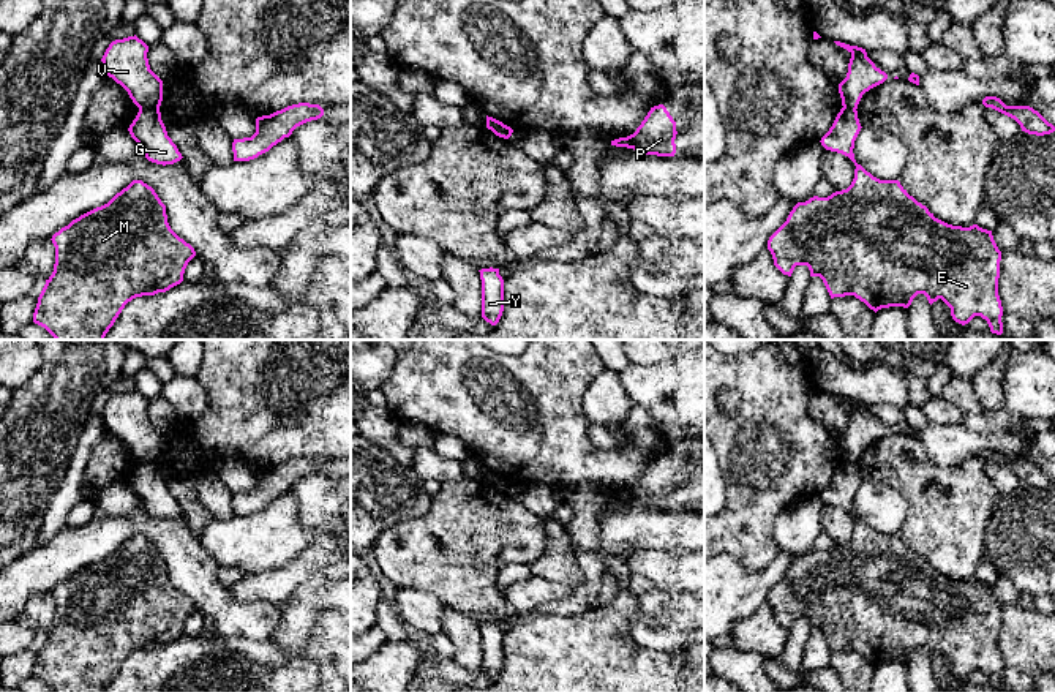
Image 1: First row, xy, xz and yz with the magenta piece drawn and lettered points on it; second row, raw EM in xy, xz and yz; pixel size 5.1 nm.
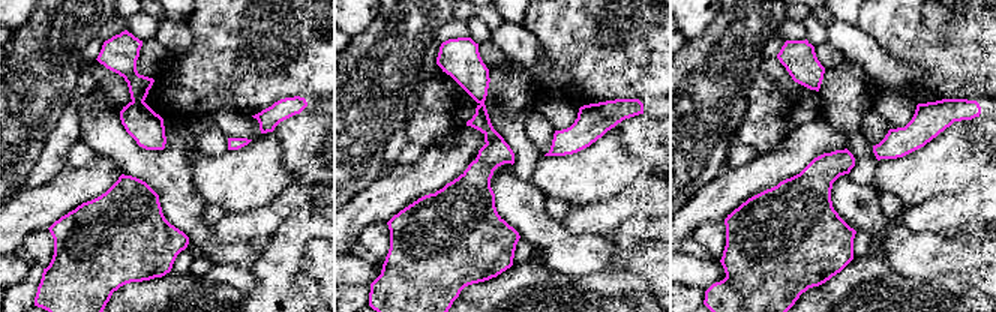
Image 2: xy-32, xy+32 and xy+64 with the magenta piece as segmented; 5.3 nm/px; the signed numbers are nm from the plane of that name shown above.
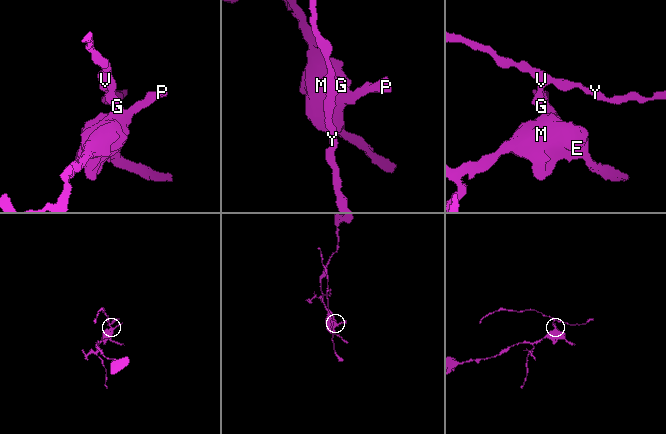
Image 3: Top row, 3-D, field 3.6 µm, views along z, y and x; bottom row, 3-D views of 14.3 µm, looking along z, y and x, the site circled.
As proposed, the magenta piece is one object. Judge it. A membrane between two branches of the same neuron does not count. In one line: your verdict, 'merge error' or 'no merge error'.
merge error

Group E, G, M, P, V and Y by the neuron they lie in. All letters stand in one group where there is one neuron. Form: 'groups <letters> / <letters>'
groups E G M P / V Y

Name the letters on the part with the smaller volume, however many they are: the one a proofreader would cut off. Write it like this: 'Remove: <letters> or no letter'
Remove: V, Y

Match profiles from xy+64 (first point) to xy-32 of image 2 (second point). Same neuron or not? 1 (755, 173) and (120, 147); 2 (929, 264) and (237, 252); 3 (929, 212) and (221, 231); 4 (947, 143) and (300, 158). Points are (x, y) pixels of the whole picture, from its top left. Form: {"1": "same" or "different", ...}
{"1": "different", "2": "same", "3": "same", "4": "different"}

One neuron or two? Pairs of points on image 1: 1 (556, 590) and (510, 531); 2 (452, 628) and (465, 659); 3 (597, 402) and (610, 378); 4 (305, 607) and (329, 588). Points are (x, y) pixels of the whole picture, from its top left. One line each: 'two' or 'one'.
1: two
2: one
3: one
4: one

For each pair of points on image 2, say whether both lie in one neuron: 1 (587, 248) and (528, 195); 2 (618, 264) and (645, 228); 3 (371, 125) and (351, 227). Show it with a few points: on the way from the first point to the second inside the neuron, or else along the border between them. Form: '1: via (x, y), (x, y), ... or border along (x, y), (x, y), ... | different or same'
1: via (569, 248), (531, 213) | same
2: via (621, 255), (623, 249), (636, 236) | same
3: border along (383, 171), (350, 200) | different

